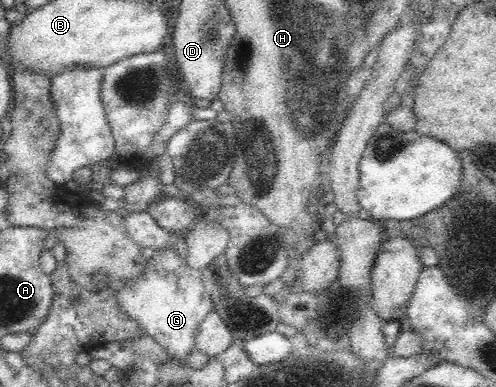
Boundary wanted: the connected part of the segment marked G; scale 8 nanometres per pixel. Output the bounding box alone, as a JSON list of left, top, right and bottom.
[116,237,213,362]

